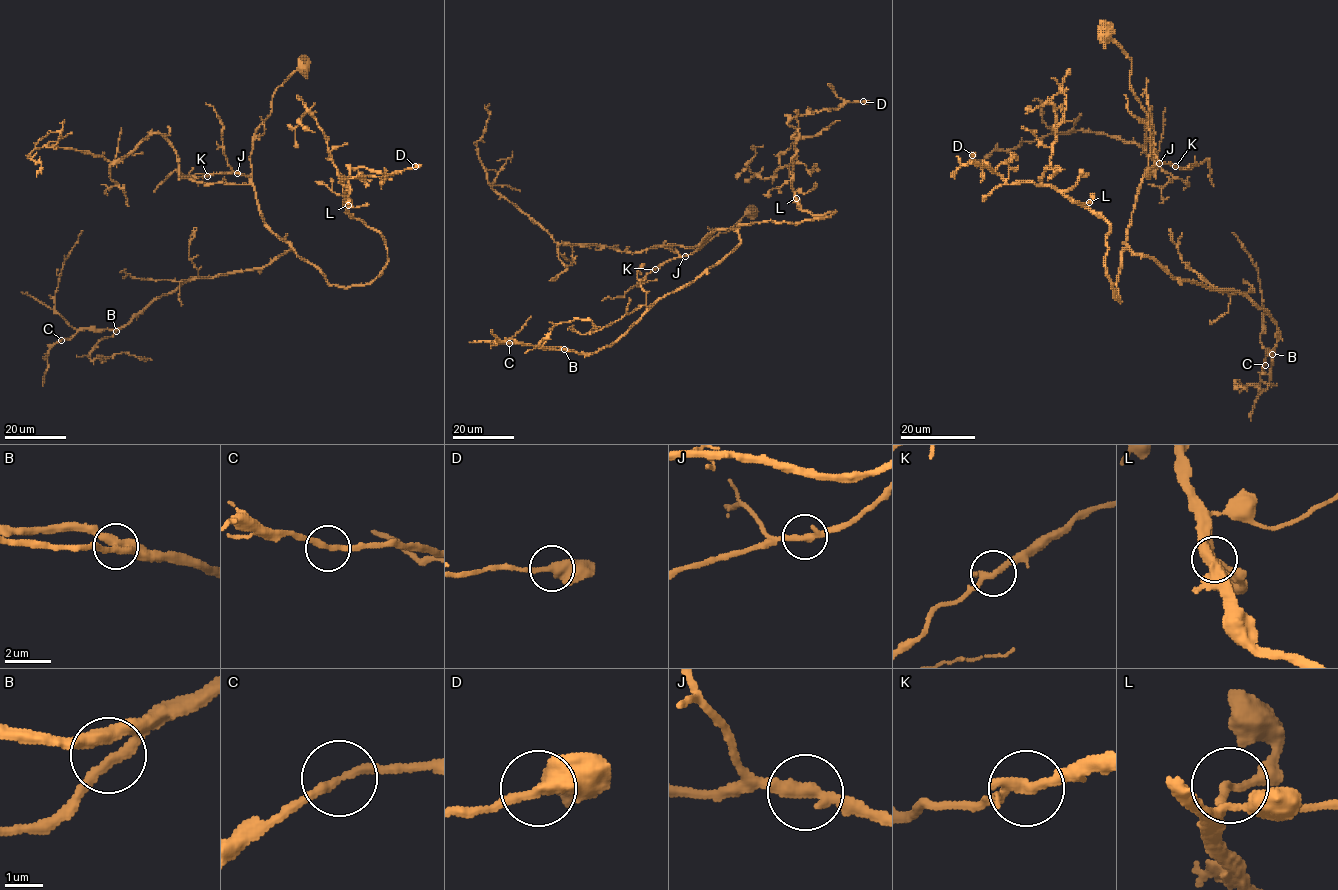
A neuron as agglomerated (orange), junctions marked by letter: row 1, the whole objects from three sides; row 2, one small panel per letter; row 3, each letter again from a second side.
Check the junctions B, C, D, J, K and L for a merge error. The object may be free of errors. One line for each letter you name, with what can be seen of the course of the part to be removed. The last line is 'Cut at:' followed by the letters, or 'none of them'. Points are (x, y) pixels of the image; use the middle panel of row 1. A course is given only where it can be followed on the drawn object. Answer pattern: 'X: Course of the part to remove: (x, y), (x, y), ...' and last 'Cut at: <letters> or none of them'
Cut at: none of them

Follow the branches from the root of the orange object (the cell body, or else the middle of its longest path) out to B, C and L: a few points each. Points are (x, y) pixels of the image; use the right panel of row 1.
B: (1106, 32), (1132, 62), (1130, 89), (1150, 135), (1127, 246), (1172, 277), (1245, 295), (1276, 324), (1272, 354)
C: (1106, 32), (1132, 62), (1150, 135), (1126, 244), (1172, 277), (1238, 291), (1267, 311), (1277, 343), (1265, 364)
L: (1106, 32), (1132, 62), (1130, 89), (1150, 135), (1120, 301), (1105, 265), (1110, 224), (1089, 202)

